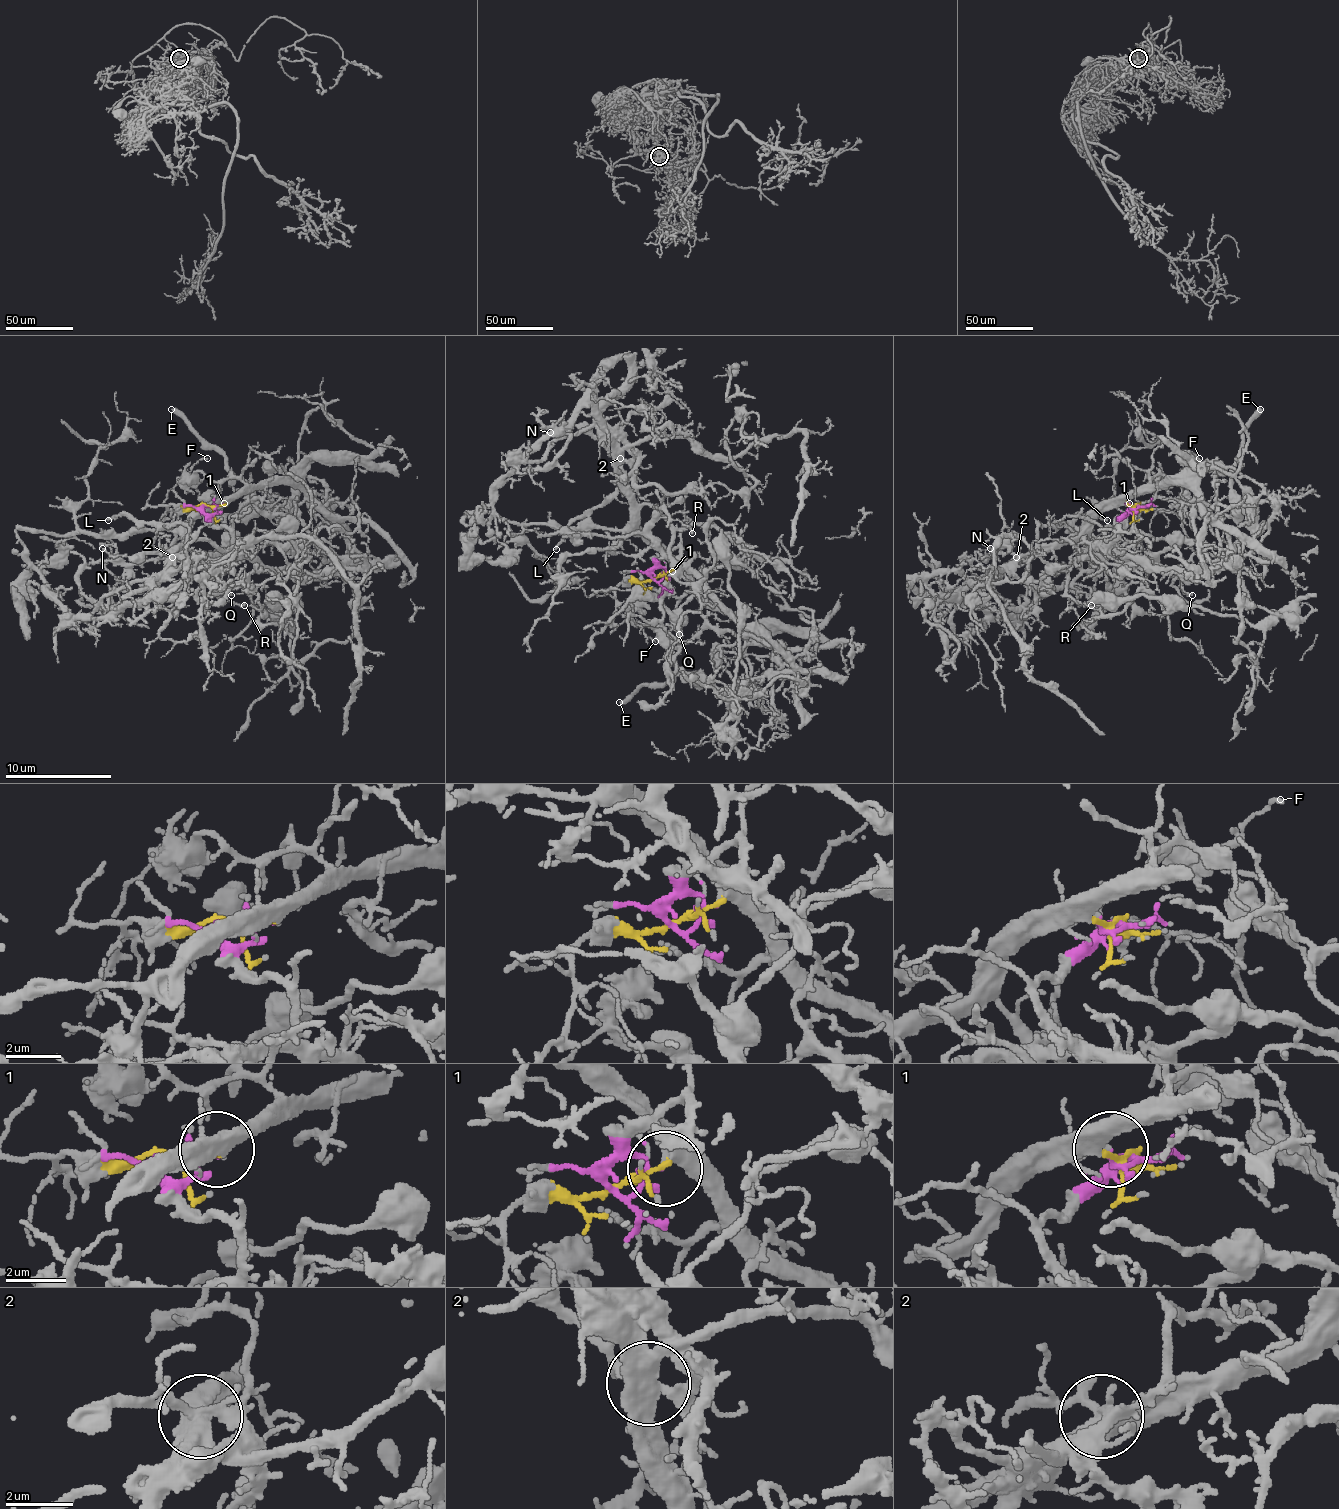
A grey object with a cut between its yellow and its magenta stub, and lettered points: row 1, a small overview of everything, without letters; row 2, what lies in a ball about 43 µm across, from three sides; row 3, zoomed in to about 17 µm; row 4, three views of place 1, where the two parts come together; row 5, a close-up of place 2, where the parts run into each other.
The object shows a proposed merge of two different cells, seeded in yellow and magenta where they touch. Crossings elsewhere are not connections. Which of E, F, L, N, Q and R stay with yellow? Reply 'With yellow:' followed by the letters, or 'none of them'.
With yellow: E, F, Q

